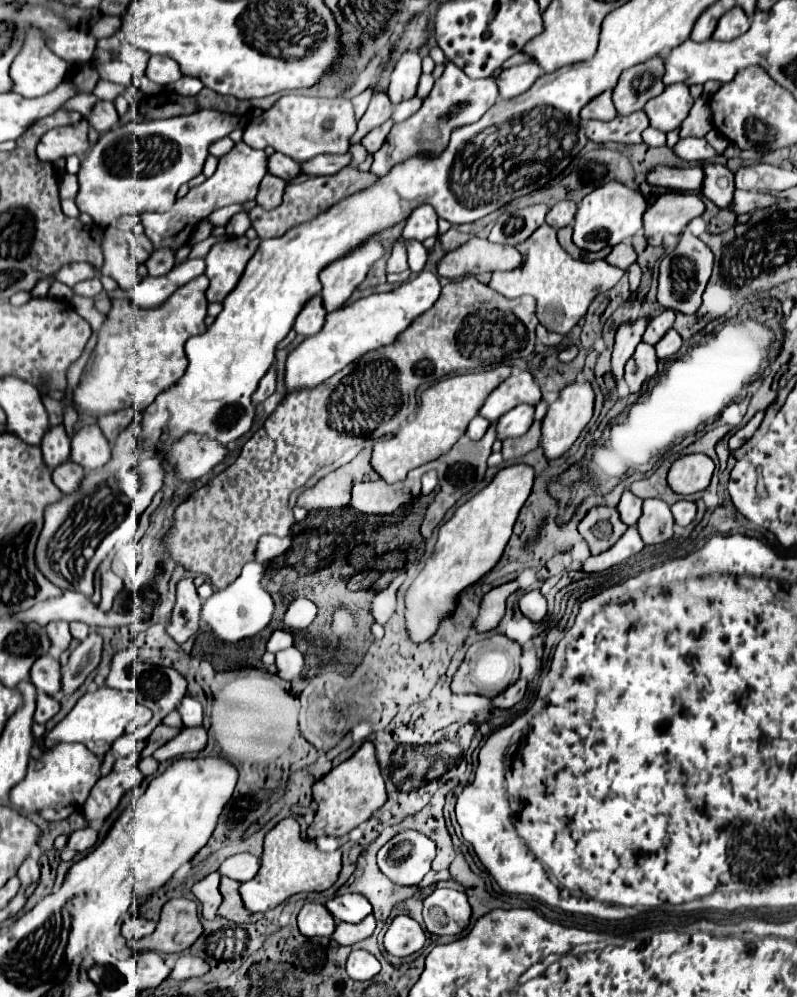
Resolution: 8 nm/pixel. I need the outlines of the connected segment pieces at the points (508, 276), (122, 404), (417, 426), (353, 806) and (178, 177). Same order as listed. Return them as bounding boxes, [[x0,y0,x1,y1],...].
[[489,224,623,334],[73,276,209,416],[371,366,511,482],[307,740,387,840],[75,110,245,226]]

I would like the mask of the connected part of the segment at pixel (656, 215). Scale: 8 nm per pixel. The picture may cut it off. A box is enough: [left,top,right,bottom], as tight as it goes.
[645,192,705,246]

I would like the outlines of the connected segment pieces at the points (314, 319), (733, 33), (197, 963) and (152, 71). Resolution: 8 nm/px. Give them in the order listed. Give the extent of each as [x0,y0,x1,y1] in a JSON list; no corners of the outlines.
[[295,294,327,338],[713,6,751,40],[171,956,209,980],[145,56,181,86]]

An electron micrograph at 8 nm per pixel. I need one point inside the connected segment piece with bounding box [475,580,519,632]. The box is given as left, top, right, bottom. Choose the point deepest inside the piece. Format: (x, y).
(493, 606)

